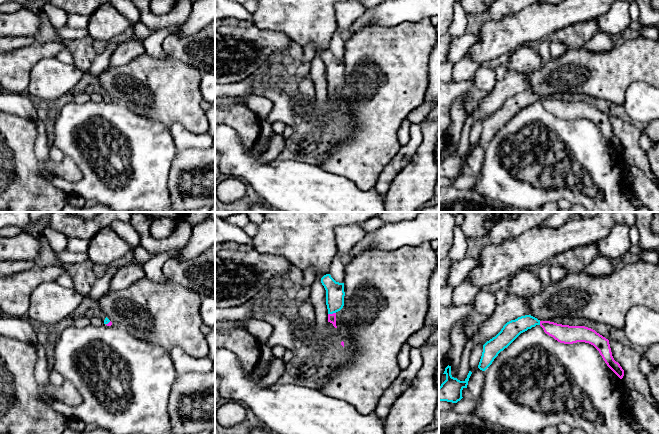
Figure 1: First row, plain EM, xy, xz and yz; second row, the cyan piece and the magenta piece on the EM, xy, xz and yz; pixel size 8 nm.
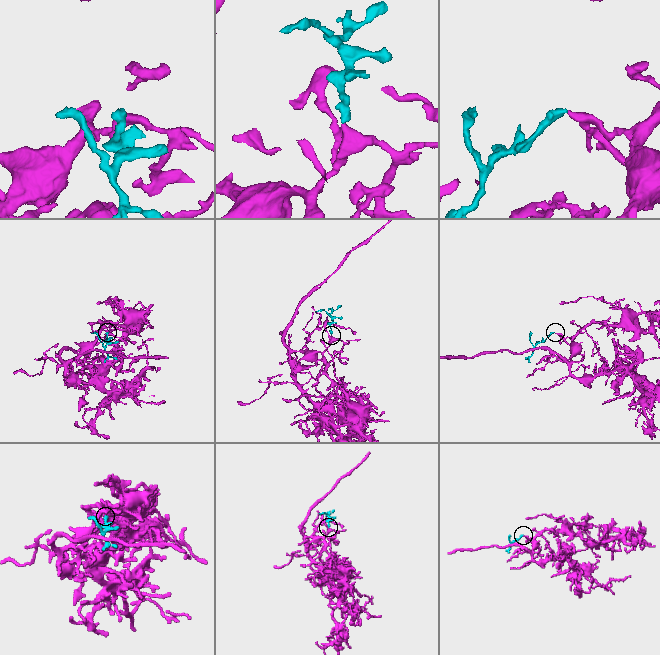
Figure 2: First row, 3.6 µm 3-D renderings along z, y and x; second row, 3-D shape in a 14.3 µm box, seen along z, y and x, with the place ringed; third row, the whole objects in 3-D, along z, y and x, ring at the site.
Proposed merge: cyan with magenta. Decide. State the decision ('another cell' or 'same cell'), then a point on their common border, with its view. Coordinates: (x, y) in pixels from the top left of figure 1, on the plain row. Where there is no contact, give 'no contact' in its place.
same cell; meets cyan in xz at (331, 89)

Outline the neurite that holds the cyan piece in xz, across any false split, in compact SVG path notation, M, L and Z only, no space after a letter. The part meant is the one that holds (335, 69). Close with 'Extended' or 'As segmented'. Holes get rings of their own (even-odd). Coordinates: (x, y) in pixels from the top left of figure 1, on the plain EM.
M330 50L321 54L321 59L326 66L326 81L328 85L328 98L336 102L336 89L344 82L344 59L336 58Z. Extended

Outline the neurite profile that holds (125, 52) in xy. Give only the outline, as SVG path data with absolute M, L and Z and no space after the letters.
M131 39L119 43L112 53L108 67L119 67L131 62L134 58L145 54L143 42Z

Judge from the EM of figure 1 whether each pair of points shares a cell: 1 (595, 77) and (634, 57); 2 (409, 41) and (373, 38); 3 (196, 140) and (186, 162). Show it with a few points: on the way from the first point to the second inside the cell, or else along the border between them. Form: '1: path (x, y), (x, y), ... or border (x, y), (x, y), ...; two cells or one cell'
1: path (605, 75), (624, 64); one cell
2: path (400, 41), (382, 41); one cell
3: border (204, 148), (186, 147), (176, 153); two cells

